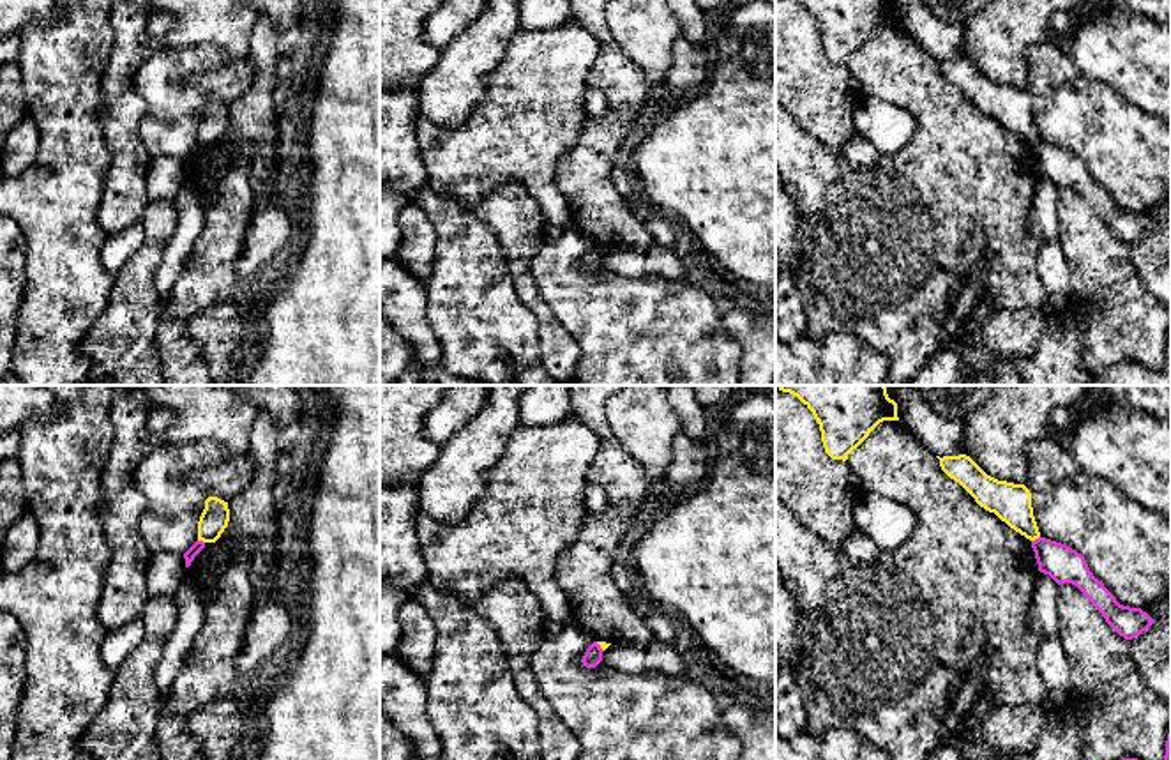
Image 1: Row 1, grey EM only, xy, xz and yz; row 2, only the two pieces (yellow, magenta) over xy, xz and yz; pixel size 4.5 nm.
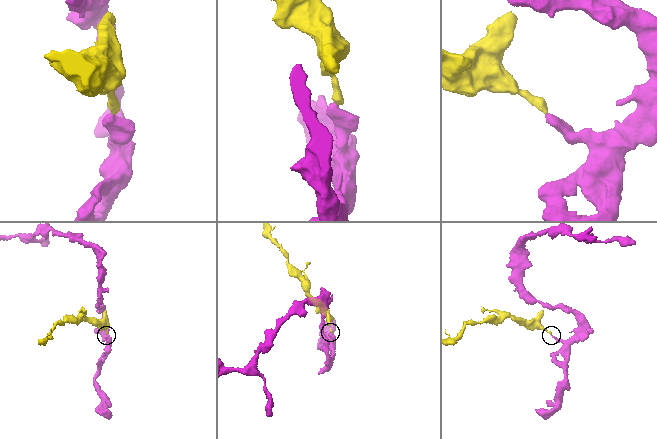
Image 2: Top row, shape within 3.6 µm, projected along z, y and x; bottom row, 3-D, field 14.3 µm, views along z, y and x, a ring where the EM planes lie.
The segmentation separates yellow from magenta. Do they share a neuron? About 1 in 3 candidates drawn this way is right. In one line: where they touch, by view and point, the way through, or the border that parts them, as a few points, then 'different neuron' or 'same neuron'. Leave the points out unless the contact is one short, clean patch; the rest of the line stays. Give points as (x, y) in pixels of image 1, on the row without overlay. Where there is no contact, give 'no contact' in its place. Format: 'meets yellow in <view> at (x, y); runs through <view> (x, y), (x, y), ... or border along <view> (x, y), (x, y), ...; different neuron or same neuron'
meets yellow in yz at (1035, 142); border along yz (1039, 140), (1032, 145); different neuron

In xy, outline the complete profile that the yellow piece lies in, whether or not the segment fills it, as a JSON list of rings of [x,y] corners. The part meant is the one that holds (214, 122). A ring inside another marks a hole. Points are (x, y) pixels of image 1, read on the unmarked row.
[[[208,101],[198,125],[198,145],[215,147],[230,125],[228,106]]]

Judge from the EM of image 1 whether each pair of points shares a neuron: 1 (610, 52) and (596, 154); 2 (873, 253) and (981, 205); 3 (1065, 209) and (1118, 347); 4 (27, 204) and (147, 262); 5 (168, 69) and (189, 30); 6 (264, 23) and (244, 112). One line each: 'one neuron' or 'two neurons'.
1: one neuron
2: one neuron
3: one neuron
4: two neurons
5: two neurons
6: one neuron

